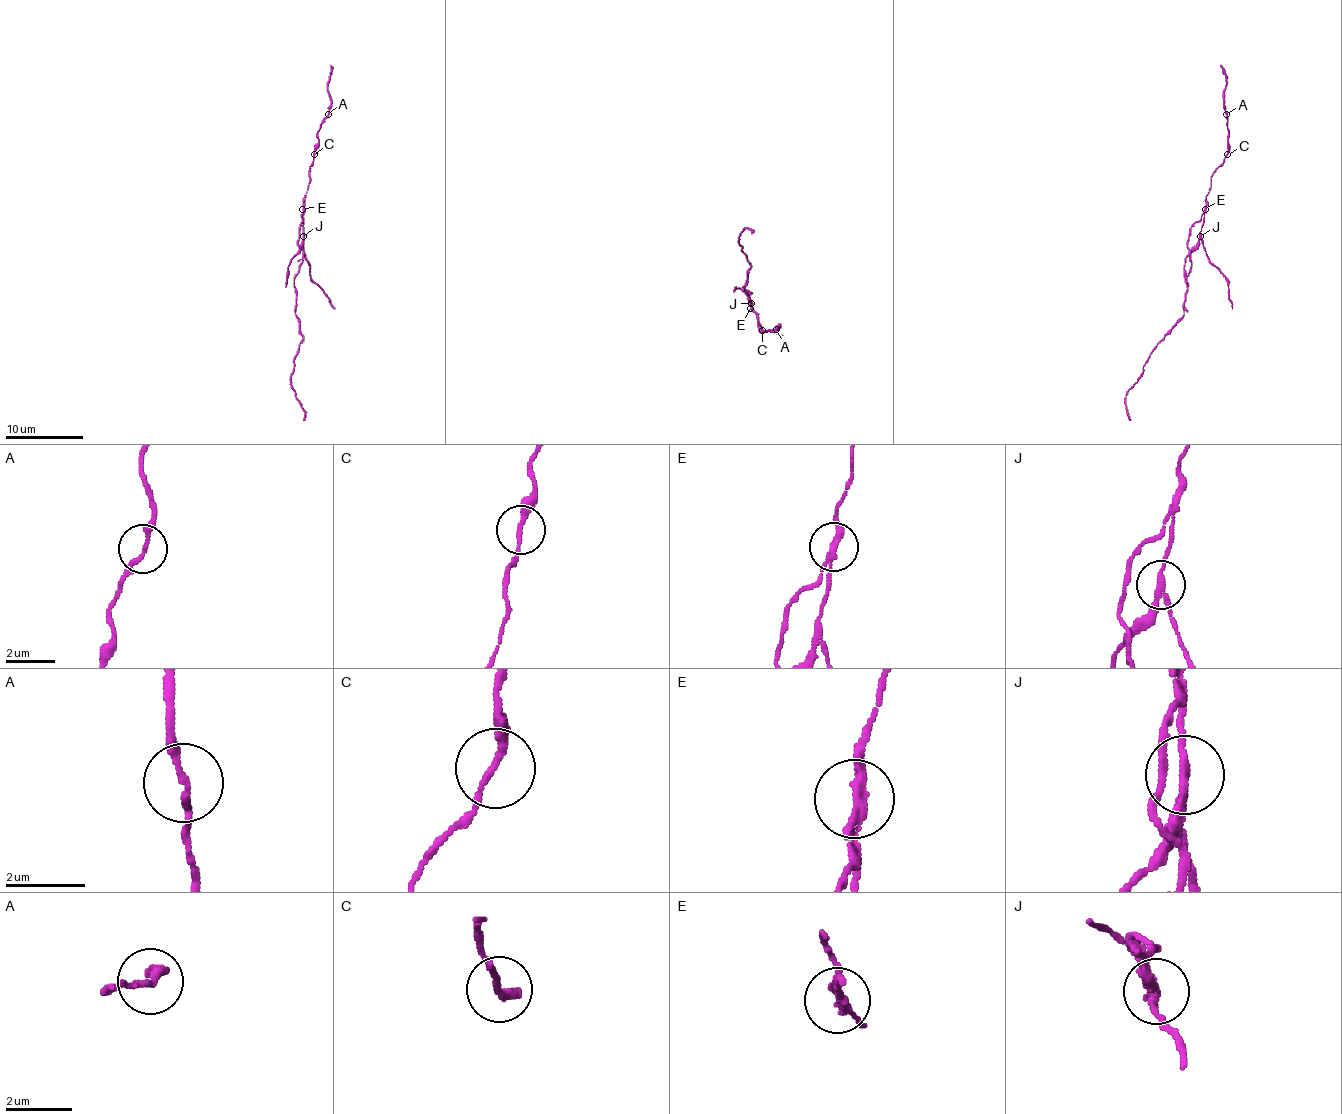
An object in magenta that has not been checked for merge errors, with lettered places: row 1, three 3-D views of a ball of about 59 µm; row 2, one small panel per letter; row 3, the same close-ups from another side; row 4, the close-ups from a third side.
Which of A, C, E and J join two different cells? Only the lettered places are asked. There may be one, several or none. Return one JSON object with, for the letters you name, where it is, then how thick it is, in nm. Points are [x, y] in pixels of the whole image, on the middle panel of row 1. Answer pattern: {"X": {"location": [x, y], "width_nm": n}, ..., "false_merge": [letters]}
{"E": {"location": [750, 308], "width_nm": 220}, "J": {"location": [751, 303], "width_nm": 180}, "false_merge": ["E", "J"]}

